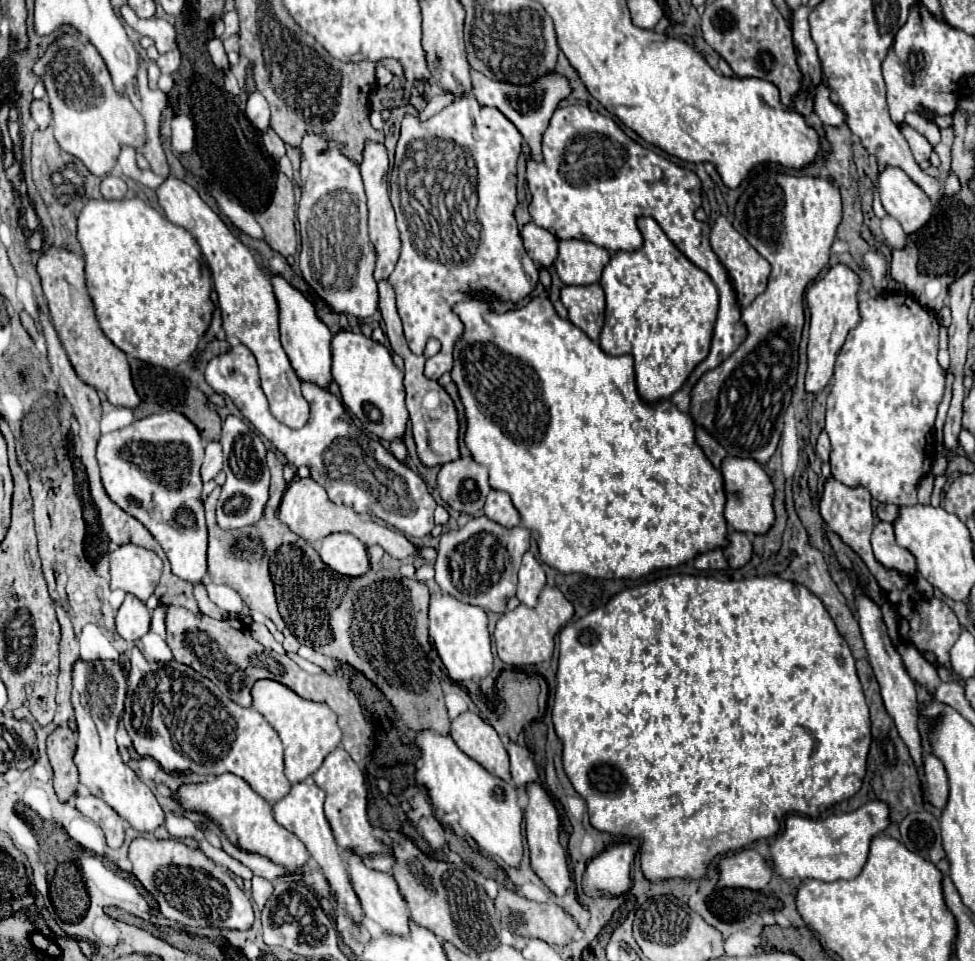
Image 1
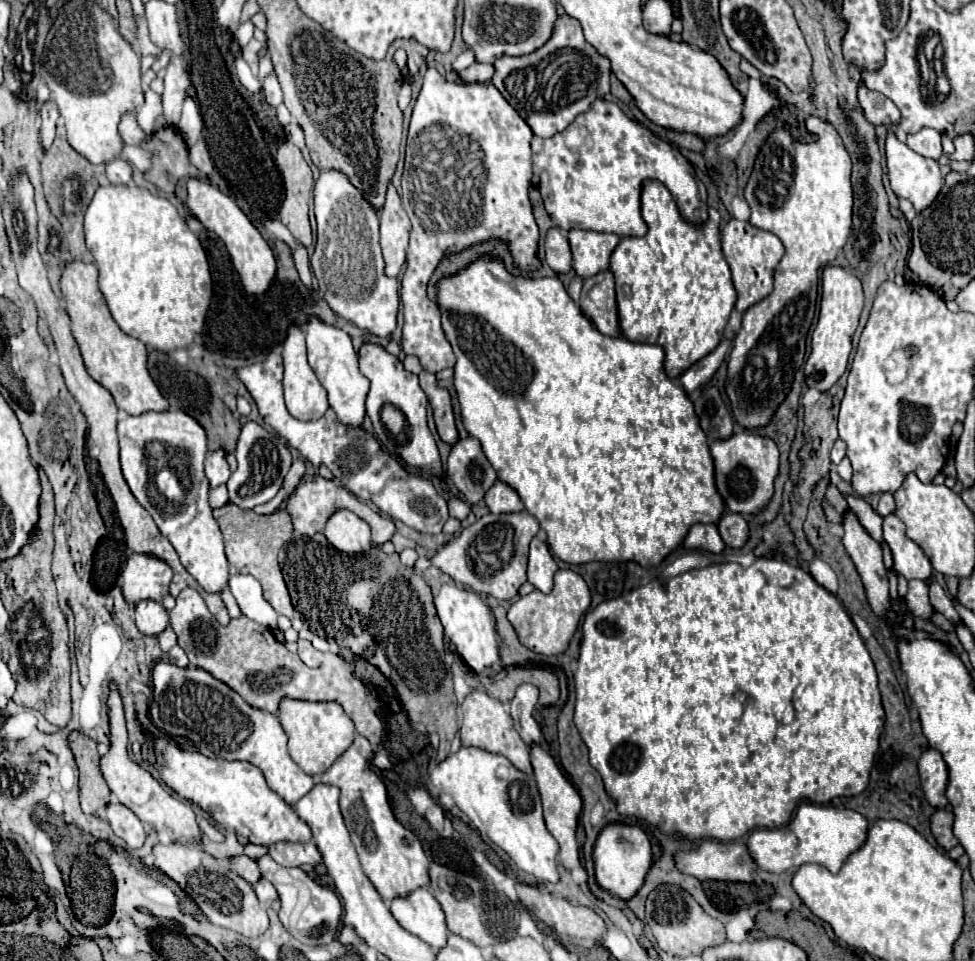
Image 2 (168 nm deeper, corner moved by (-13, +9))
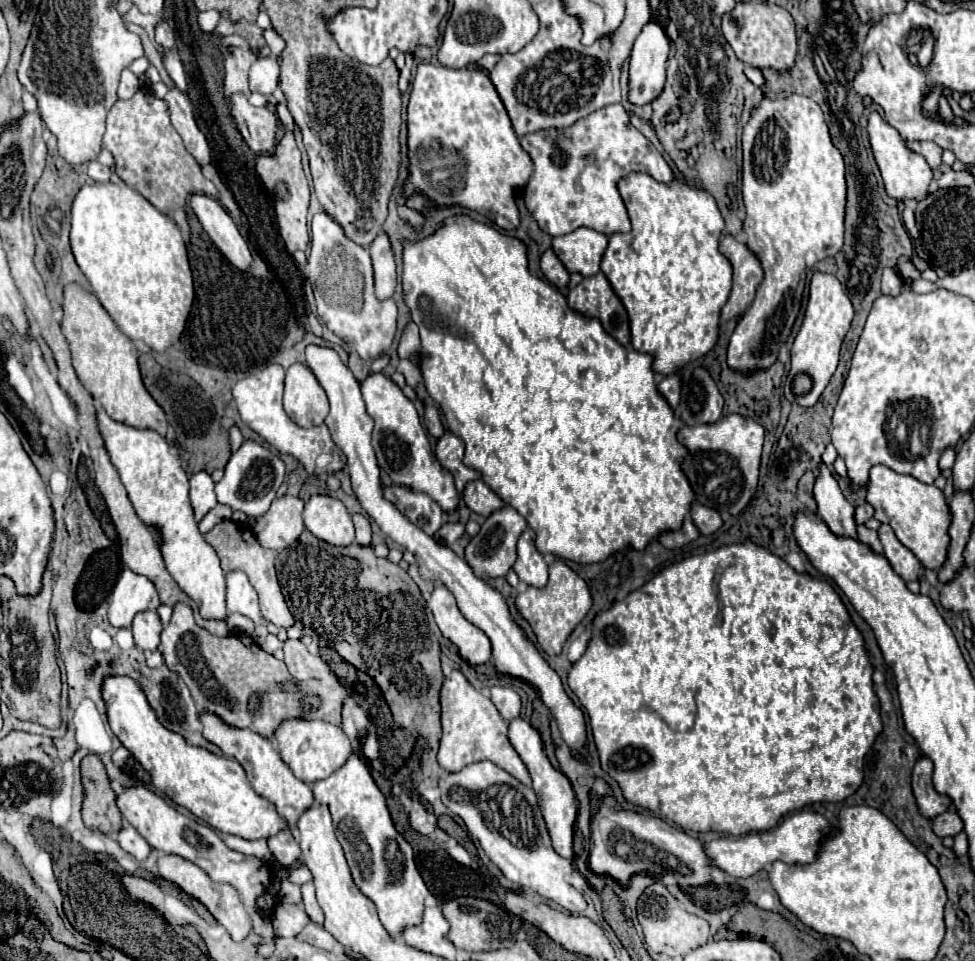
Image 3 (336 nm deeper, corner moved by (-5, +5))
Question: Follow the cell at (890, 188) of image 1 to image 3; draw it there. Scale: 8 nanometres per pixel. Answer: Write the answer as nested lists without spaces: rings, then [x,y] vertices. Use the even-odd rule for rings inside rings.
[[[871,113],[869,115],[869,141],[871,141],[871,149],[873,149],[873,155],[875,155],[875,161],[879,165],[879,171],[881,171],[881,177],[883,177],[883,185],[885,185],[885,191],[889,197],[897,199],[897,201],[907,201],[907,199],[923,199],[929,191],[929,185],[933,181],[933,171],[931,167],[927,165],[927,161],[909,151],[905,147],[905,143],[901,141],[899,133],[887,125],[879,113]]]

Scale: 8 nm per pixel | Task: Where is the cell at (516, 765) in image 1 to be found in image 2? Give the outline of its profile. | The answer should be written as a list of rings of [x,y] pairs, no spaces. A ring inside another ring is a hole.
[[[519,685],[511,699],[511,705],[509,705],[511,717],[515,721],[515,729],[527,745],[541,743],[541,737],[543,737],[537,721],[533,719],[537,695],[539,695],[539,691],[535,685]]]

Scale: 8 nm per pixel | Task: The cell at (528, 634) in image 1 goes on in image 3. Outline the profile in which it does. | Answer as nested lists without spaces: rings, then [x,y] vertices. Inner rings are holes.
[[[555,561],[549,567],[549,583],[543,589],[525,587],[517,595],[515,605],[517,605],[517,611],[521,613],[521,617],[531,625],[539,647],[547,655],[559,655],[563,649],[563,643],[567,641],[571,631],[587,615],[587,611],[591,607],[591,593],[589,593],[587,583],[575,571],[571,571],[563,561]]]

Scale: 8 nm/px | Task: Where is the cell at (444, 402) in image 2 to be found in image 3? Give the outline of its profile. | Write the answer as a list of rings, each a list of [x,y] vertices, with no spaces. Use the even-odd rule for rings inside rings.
[[[427,405],[427,407],[425,407],[425,417],[423,417],[423,421],[425,421],[425,425],[427,425],[427,431],[429,431],[435,439],[439,439],[439,437],[445,433],[437,407]]]

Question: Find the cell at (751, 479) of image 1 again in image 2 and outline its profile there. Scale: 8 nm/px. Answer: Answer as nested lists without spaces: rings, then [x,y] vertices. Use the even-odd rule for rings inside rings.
[[[733,433],[729,439],[709,445],[715,465],[715,487],[733,513],[757,513],[773,497],[773,481],[779,473],[779,449],[773,439],[755,433]]]

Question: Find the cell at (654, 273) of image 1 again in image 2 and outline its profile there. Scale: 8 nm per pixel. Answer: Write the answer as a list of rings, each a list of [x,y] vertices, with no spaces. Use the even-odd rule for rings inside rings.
[[[655,179],[643,181],[641,187],[641,215],[649,231],[643,237],[623,237],[611,255],[611,273],[615,275],[619,323],[629,341],[653,343],[665,349],[665,373],[677,379],[685,369],[711,353],[723,339],[729,313],[735,307],[735,287],[731,281],[731,269],[721,251],[719,225],[721,216],[717,209],[709,207],[709,219],[705,223],[689,223],[669,193],[669,189]]]

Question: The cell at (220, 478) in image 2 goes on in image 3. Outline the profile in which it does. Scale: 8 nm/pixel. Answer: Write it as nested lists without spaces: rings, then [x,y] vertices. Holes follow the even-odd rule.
[[[199,471],[199,473],[191,475],[191,493],[189,495],[191,495],[191,505],[195,509],[197,521],[201,521],[201,517],[217,505],[213,487],[215,487],[215,483],[207,471]]]

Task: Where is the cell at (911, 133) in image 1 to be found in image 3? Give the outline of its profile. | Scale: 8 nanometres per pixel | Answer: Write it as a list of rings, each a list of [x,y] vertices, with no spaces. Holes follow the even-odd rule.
[[[907,141],[905,143],[907,149],[911,149],[913,153],[919,153],[921,157],[925,157],[925,161],[929,163],[931,169],[937,169],[941,165],[941,153],[943,149],[937,143],[927,143],[927,141]]]

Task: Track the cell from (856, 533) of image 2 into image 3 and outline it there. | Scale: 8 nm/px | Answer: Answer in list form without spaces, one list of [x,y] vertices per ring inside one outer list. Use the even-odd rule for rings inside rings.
[[[821,463],[821,475],[815,481],[815,501],[821,505],[819,515],[825,521],[825,525],[837,535],[837,537],[855,537],[857,539],[857,523],[855,523],[855,509],[853,505],[843,497],[837,479],[831,475],[831,471]]]

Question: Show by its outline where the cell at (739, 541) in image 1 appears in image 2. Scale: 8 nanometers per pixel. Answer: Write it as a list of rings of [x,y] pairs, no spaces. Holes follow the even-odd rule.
[[[731,511],[723,513],[723,517],[717,523],[717,529],[719,529],[721,539],[729,547],[741,547],[749,535],[745,519],[739,513],[731,513]]]

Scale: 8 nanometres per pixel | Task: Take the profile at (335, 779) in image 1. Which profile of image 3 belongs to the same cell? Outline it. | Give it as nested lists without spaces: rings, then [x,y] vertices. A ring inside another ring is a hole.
[[[355,747],[355,753],[351,753],[347,763],[343,767],[339,767],[333,775],[329,775],[323,781],[315,781],[313,783],[313,793],[315,793],[315,801],[325,803],[331,811],[337,839],[339,839],[343,851],[345,851],[345,857],[347,857],[347,863],[349,863],[349,869],[351,869],[351,875],[353,875],[357,887],[361,889],[361,893],[365,897],[369,897],[377,905],[379,919],[381,919],[383,927],[389,931],[389,935],[399,937],[401,931],[407,925],[417,925],[421,921],[423,907],[425,907],[425,897],[427,897],[429,889],[427,889],[423,877],[417,871],[411,845],[403,839],[403,835],[399,835],[395,831],[389,809],[385,805],[385,797],[379,791],[379,787],[375,785],[371,773],[369,773],[369,767],[365,765],[365,759],[357,751],[359,749]]]

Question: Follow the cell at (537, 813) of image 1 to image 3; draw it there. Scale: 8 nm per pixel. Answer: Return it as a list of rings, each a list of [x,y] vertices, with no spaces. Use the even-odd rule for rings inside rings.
[[[515,719],[509,723],[509,741],[513,743],[521,761],[529,769],[529,775],[533,779],[533,791],[539,799],[539,807],[541,807],[543,819],[547,823],[553,849],[561,857],[573,859],[573,823],[575,823],[575,815],[577,815],[577,799],[575,799],[575,793],[573,793],[569,779],[563,773],[559,773],[557,769],[553,769],[553,765],[549,763],[549,759],[543,751],[543,743],[541,743],[539,733],[527,721]]]

